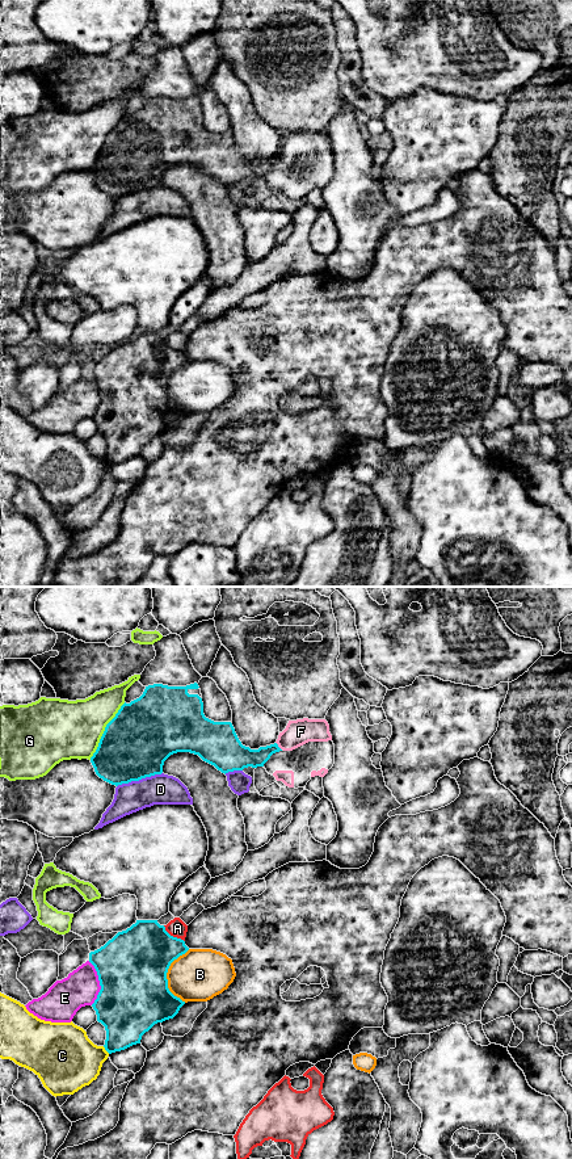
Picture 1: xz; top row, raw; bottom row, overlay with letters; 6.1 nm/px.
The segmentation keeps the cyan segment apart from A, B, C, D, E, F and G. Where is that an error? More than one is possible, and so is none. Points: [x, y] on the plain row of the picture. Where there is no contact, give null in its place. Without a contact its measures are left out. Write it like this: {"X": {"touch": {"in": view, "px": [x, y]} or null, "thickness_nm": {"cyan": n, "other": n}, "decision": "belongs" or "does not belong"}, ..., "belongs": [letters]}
{"A": {"touch": {"in": "xz", "px": [172, 348]}, "thickness_nm": {"cyan": 380, "other": 110}, "decision": "does not belong"}, "B": {"touch": {"in": "xz", "px": [165, 386]}, "thickness_nm": {"cyan": 420, "other": 320}, "decision": "does not belong"}, "C": {"touch": {"in": "xz", "px": [106, 462]}, "thickness_nm": {"cyan": 300, "other": 380}, "decision": "does not belong"}, "D": {"touch": {"in": "xz", "px": [139, 190]}, "thickness_nm": {"cyan": 420, "other": 190}, "decision": "does not belong"}, "E": {"touch": {"in": "xz", "px": [100, 395]}, "thickness_nm": {"cyan": 420, "other": 220}, "decision": "does not belong"}, "F": {"touch": {"in": "xz", "px": [277, 158]}, "thickness_nm": {"cyan": 160, "other": 160}, "decision": "does not belong"}, "G": {"touch": {"in": "xz", "px": [104, 143]}, "thickness_nm": {"cyan": 420, "other": 360}, "decision": "does not belong"}, "belongs": []}

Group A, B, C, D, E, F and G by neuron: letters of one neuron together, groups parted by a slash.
A / B / C / D / E / F / G

